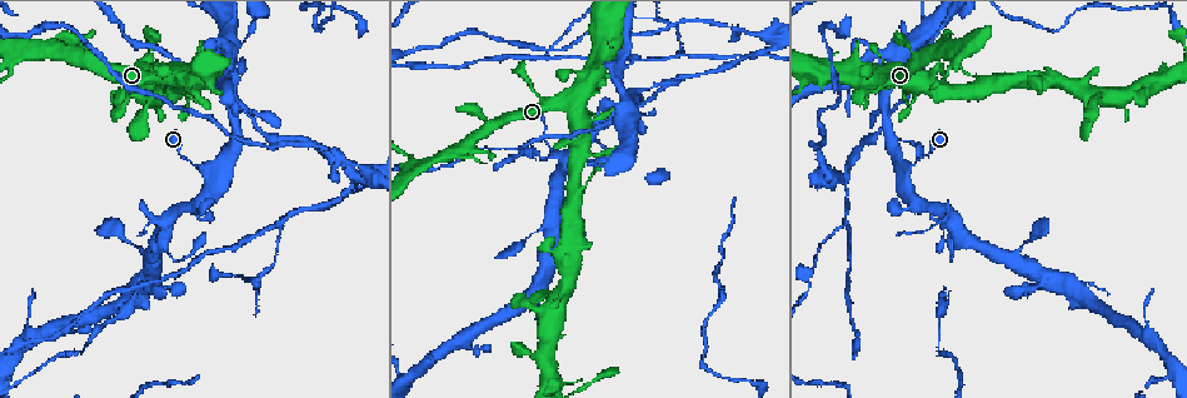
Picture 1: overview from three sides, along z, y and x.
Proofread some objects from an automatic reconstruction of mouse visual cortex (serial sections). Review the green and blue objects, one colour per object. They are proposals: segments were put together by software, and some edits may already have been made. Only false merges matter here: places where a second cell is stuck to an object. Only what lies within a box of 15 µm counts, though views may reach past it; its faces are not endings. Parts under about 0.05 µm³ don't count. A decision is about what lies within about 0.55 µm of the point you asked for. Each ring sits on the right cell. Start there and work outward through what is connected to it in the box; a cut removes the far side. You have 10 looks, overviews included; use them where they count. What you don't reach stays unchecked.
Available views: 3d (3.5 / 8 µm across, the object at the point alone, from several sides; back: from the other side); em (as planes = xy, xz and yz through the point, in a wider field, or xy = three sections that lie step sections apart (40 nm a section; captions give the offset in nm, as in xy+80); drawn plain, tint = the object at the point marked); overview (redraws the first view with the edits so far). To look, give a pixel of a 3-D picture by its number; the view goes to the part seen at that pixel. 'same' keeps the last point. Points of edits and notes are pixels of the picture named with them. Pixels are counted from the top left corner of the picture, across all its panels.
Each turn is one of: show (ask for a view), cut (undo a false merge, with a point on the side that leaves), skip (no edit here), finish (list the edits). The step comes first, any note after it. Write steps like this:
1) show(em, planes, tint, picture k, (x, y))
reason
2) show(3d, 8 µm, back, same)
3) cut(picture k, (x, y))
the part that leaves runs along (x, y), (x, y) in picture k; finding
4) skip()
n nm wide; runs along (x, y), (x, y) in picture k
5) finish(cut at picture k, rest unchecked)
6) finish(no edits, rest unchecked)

show(3d, 8 µm, picture 1, (201, 167))
four-way junction

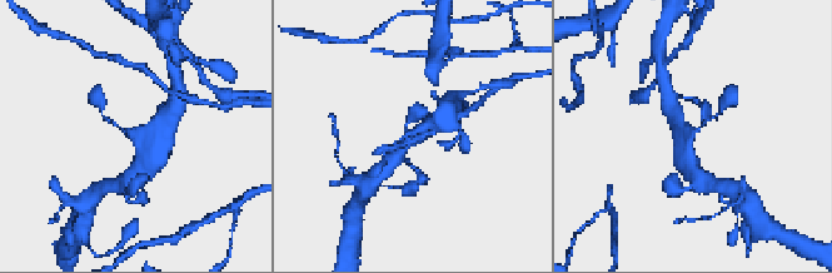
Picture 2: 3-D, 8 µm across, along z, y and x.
show(3d, 3.5 µm, back, picture 2, (129, 131))

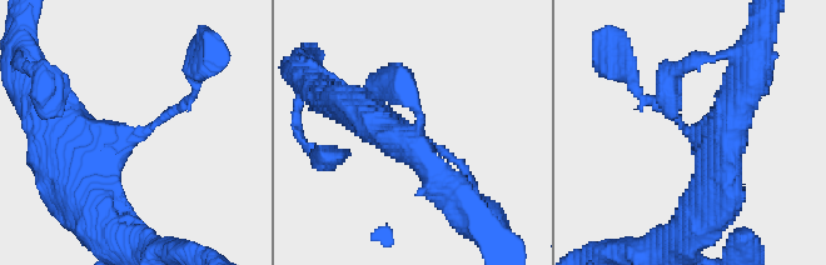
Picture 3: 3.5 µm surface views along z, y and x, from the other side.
show(em, xy, step 3, tint, picture 3, (128, 134))
4 arms; arms of 150, 350, 450, 500 nm

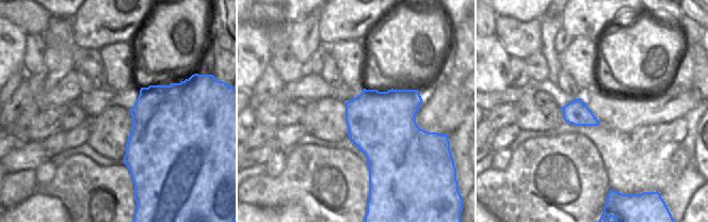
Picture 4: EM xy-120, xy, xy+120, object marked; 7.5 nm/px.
skip()
runs along (467, 176), (406, 128), (337, 99) in picture 3; continuous, no second cell

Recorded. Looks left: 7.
show(3d, 3.5 µm, back, picture 1, (181, 260))
calibre changes

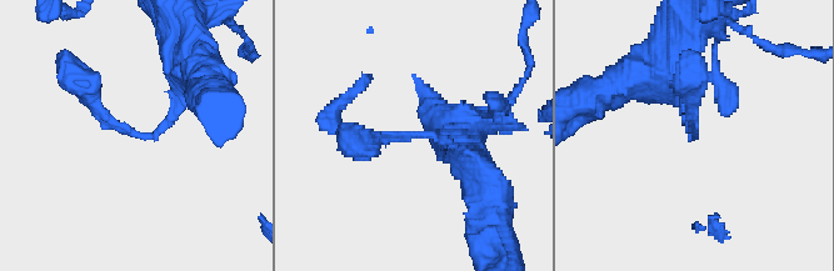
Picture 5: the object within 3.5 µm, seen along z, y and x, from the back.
show(em, xy, step 3, tint, picture 5, (421, 135))
arms of 200, 200 nm

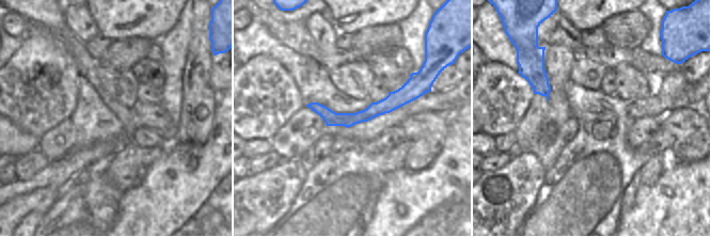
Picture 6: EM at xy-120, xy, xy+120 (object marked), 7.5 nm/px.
show(em, xy, step 2, tint, same)

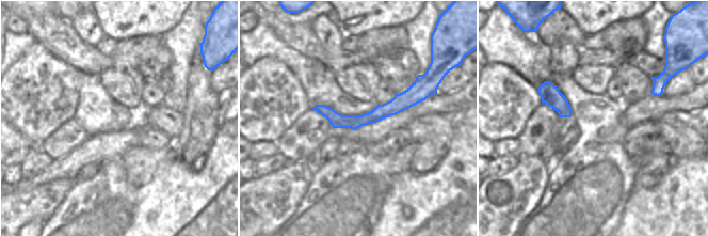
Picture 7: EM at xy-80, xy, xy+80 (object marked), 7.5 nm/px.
skip()
runs along (465, 156), (430, 136), (361, 142) in picture 5; continuous, no second cell

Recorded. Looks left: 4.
show(3d, 3.5 µm, back, picture 1, (611, 121))
side arm on a straight run

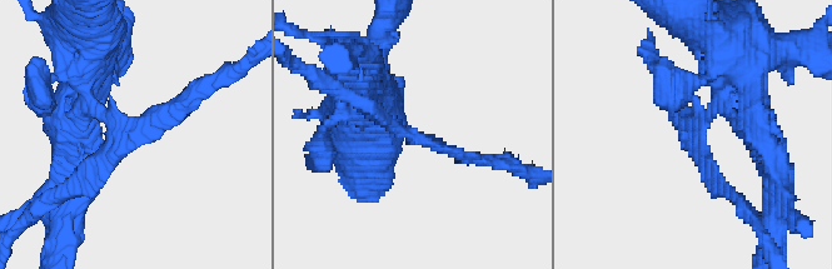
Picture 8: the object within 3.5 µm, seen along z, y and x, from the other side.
show(em, xy, step 3, plain, picture 8, (399, 129))
3 arms; arms of 150, 200, 200 nm

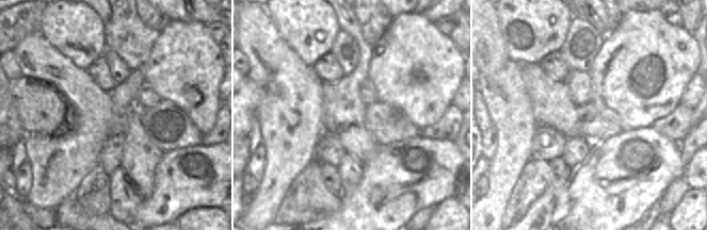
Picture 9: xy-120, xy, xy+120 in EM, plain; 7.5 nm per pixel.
show(em, xy, step 3, tint, same)

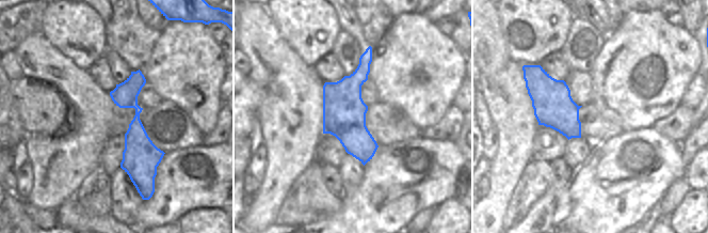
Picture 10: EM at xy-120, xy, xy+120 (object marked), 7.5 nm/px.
cut(picture 8, (130, 125))
the part that leaves runs along (101, 110), (120, 145), (66, 192) in picture 8; a second cell is stuck on

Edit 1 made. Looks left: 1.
finish(cut at picture 8, rest unchecked)

